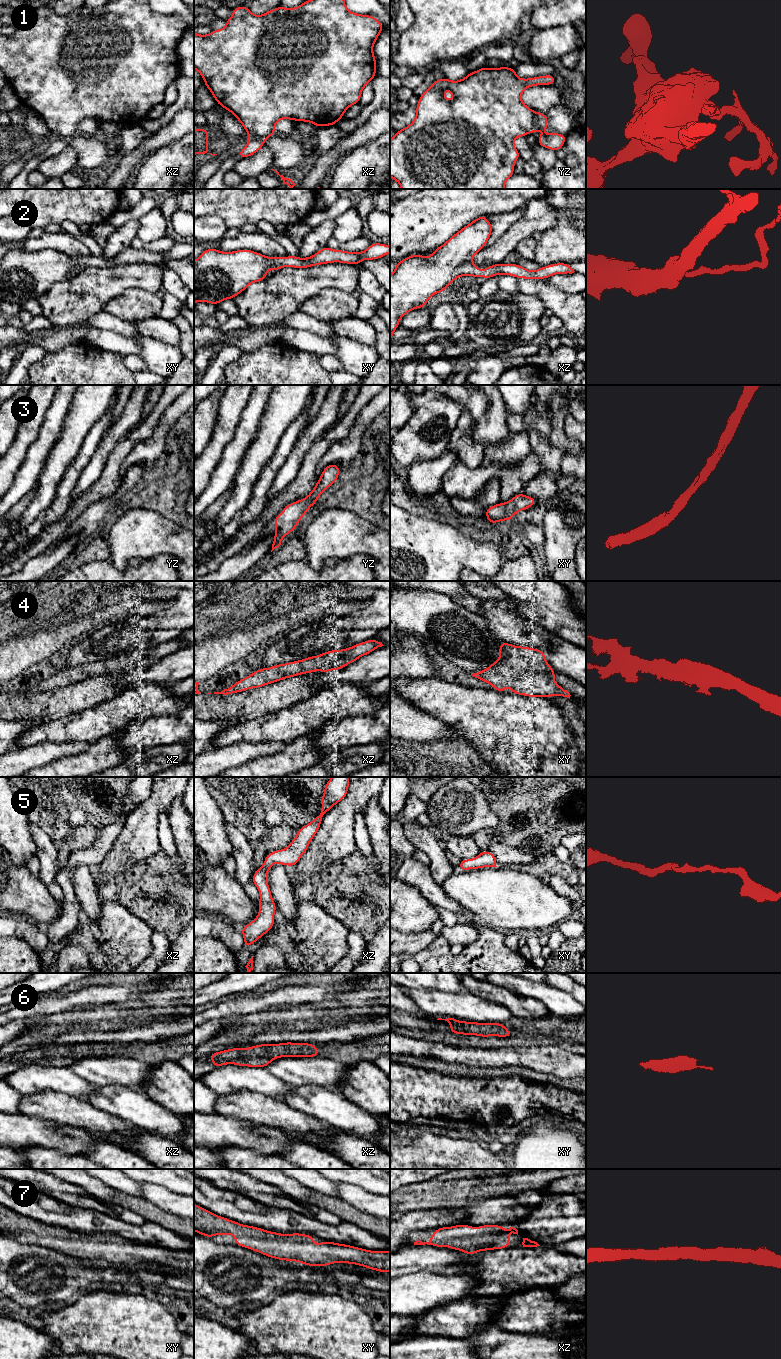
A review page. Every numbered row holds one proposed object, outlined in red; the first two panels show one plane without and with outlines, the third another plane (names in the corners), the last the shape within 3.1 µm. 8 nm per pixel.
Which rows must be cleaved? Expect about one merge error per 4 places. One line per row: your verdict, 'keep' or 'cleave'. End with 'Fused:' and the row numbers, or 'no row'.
1: cleave
2: keep
3: keep
4: keep
5: keep
6: keep
7: keep
Fused: 1

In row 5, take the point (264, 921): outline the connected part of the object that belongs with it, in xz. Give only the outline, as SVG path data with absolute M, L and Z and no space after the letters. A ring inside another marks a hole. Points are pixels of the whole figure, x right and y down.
M332 777L327 781L321 798L322 810L320 814L311 823L304 825L297 831L296 837L287 848L266 854L263 865L252 877L252 883L256 885L260 894L259 913L252 922L241 928L245 940L244 947L251 946L275 924L274 913L277 907L268 885L269 869L275 862L285 866L295 866L299 862L321 826L323 816L346 797L349 786L349 777Z

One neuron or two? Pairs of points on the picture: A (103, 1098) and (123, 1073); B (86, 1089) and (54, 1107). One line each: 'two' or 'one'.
A: two
B: two

